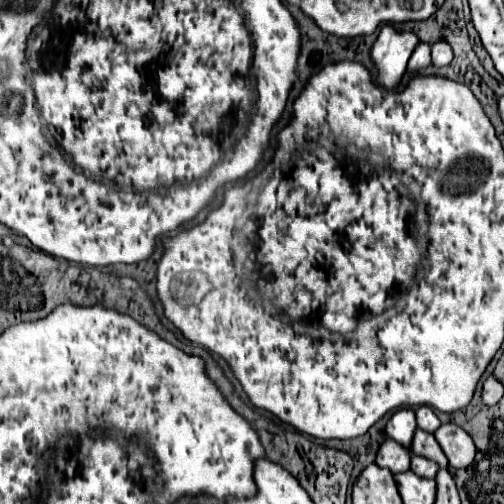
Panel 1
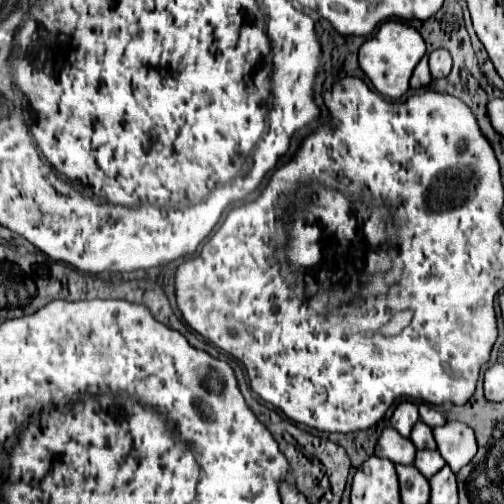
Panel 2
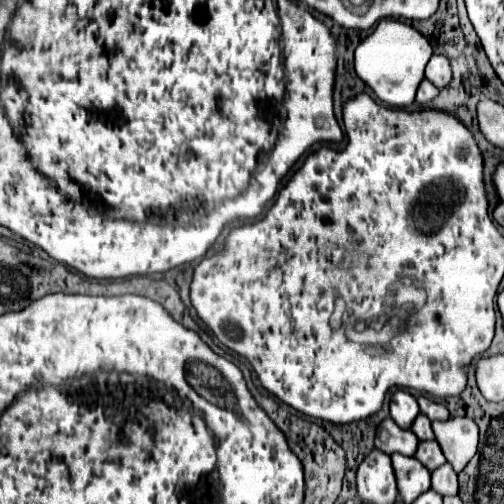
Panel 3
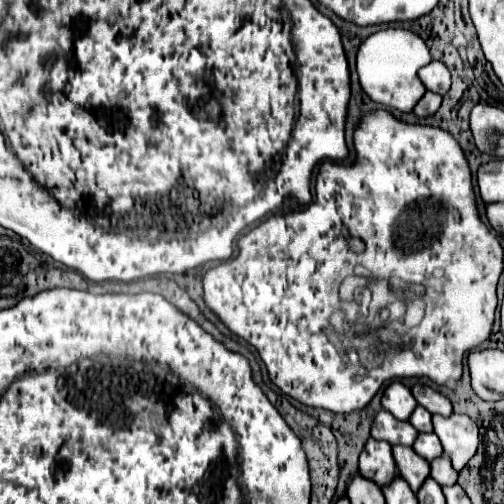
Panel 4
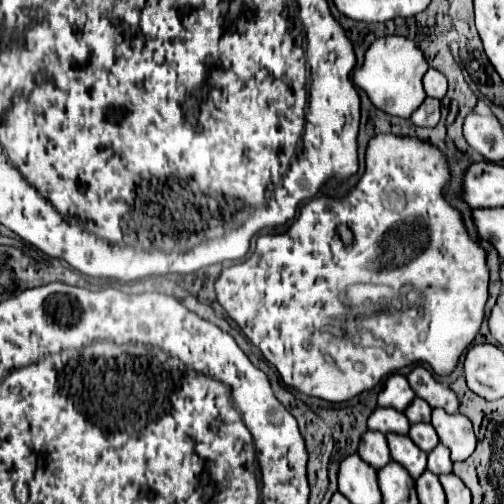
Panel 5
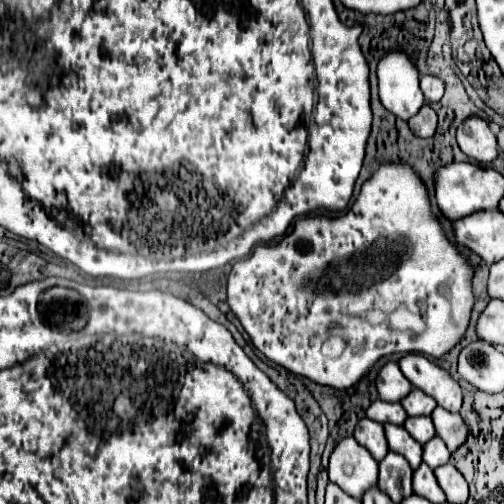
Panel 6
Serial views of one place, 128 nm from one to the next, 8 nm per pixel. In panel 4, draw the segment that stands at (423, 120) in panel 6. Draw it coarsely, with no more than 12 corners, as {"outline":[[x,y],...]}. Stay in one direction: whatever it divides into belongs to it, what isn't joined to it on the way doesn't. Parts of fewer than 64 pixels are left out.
{"outline":[[426,92],[414,106],[418,118],[432,116],[442,104],[440,94]]}

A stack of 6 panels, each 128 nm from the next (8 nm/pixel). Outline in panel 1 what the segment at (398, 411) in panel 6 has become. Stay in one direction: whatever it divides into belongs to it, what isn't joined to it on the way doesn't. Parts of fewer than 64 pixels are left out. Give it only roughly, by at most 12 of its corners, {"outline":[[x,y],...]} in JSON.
{"outline":[[386,438],[376,464],[392,474],[410,468],[410,448]]}

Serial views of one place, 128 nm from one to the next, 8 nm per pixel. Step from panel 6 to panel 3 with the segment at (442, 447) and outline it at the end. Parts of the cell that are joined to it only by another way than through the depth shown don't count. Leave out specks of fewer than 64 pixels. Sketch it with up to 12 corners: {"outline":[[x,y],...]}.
{"outline":[[450,464],[432,470],[432,488],[446,494],[458,492],[456,472]]}

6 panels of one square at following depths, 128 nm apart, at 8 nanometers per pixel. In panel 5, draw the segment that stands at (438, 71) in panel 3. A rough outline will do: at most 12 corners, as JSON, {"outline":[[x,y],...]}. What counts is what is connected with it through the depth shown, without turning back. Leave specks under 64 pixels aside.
{"outline":[[430,68],[424,74],[424,90],[432,98],[446,94],[444,74]]}

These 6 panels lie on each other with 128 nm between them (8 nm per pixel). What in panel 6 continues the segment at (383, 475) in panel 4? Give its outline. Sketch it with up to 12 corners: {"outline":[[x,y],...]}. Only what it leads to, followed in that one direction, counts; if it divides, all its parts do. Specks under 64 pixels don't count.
{"outline":[[370,418],[356,424],[354,438],[378,462],[388,454],[384,428]]}

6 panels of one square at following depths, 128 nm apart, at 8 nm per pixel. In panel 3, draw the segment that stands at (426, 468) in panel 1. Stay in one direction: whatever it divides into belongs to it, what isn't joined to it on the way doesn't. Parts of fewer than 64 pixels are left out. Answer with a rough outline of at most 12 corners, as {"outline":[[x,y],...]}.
{"outline":[[436,440],[418,444],[414,454],[428,470],[446,462]]}

